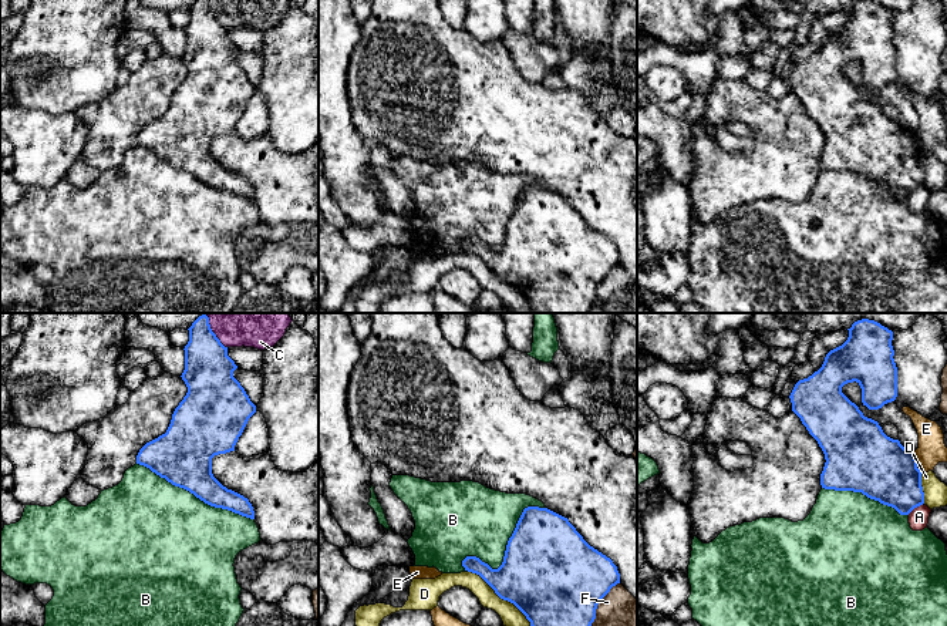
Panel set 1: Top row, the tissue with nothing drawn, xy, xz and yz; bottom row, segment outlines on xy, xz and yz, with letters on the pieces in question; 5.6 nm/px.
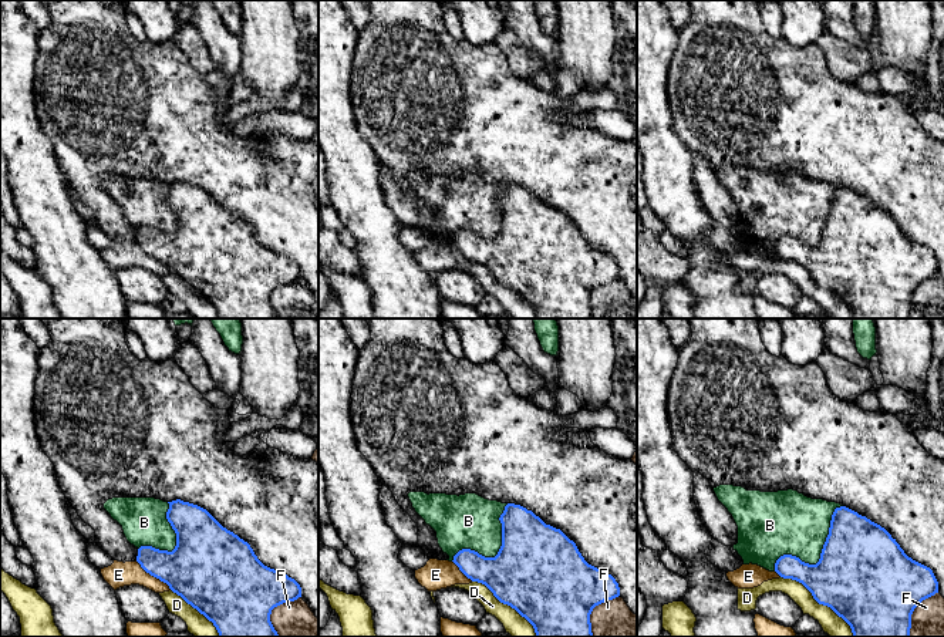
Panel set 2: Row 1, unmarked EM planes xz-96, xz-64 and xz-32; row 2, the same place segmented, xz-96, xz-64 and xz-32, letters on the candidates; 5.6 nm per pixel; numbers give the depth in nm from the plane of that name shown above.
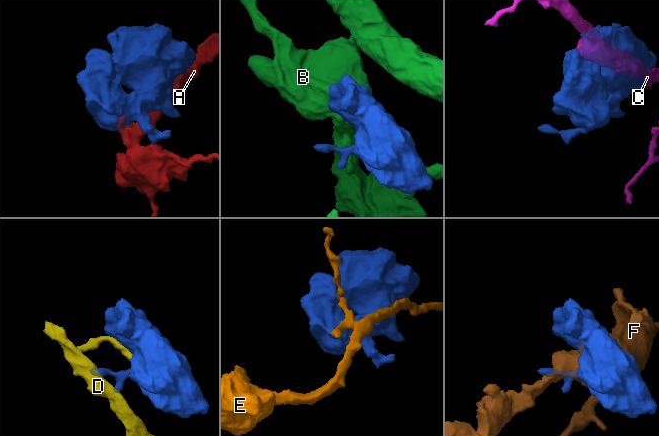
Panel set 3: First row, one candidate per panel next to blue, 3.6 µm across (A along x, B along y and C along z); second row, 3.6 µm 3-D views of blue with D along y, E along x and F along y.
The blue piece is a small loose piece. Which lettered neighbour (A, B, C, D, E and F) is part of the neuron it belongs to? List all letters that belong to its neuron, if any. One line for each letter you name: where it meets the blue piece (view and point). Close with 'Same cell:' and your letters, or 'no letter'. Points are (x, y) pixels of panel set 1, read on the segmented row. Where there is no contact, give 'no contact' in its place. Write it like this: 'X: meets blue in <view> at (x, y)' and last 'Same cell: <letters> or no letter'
B: meets blue in xz at (506, 549)
Same cell: B

